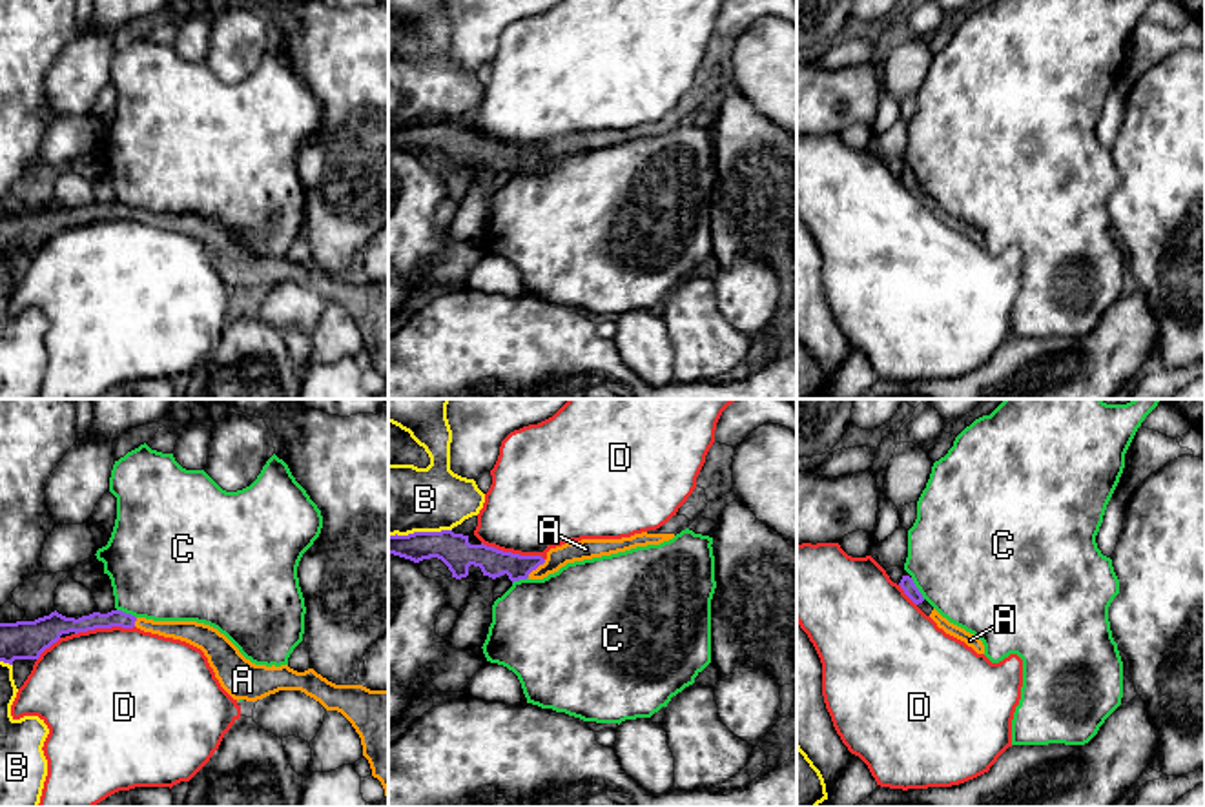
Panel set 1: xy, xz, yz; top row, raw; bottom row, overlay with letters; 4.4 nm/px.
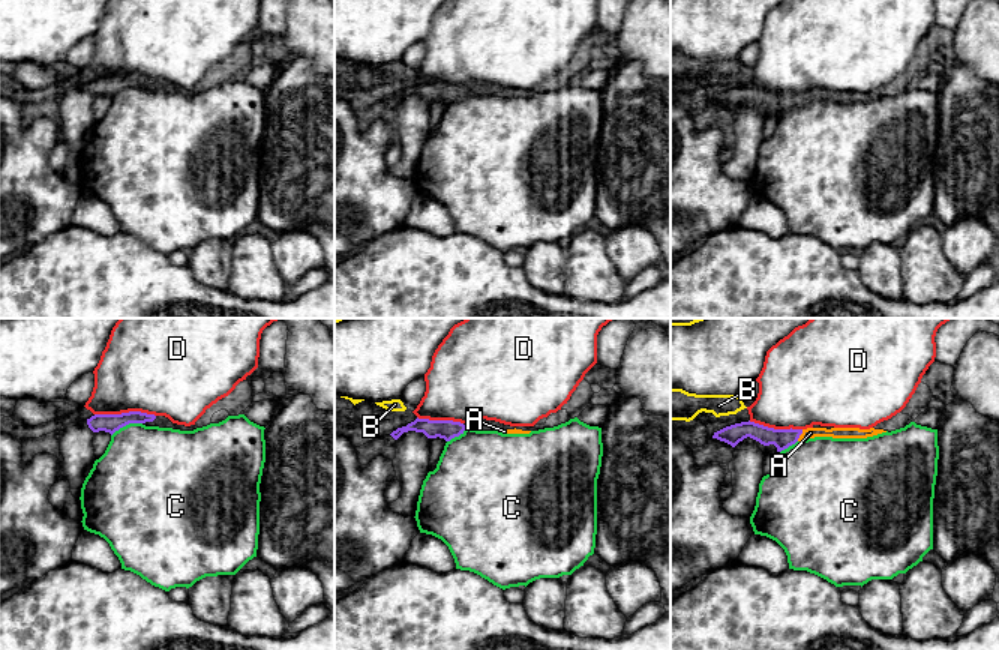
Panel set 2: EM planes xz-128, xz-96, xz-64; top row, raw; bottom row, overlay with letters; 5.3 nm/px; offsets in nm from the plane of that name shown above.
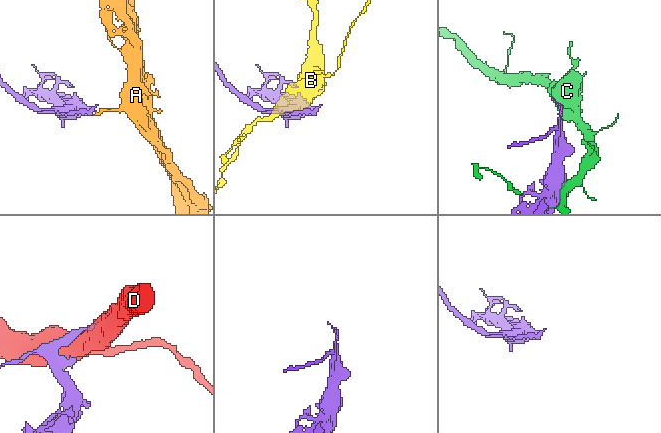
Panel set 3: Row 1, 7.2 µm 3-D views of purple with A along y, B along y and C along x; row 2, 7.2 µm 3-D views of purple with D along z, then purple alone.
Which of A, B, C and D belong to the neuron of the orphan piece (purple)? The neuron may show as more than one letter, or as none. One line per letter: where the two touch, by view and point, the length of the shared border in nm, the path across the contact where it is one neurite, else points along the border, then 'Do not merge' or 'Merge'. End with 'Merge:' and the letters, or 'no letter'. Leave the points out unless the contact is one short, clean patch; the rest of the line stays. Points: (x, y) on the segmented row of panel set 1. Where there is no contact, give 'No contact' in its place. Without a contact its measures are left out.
A: Touches purple at xz (536, 567). Shared border 120 nm. Path across: xz (493, 561), (536, 567), (586, 549). Merge
B: Touches purple at xz (420, 532). Shared border 280 nm. Do not merge
C: Touches purple at yz (917, 589). Shared border 120 nm. Boundary: yz (910, 578), (925, 598). Do not merge
D: Touches purple at xz (511, 552). Shared border 300 nm. Do not merge
Merge: A

